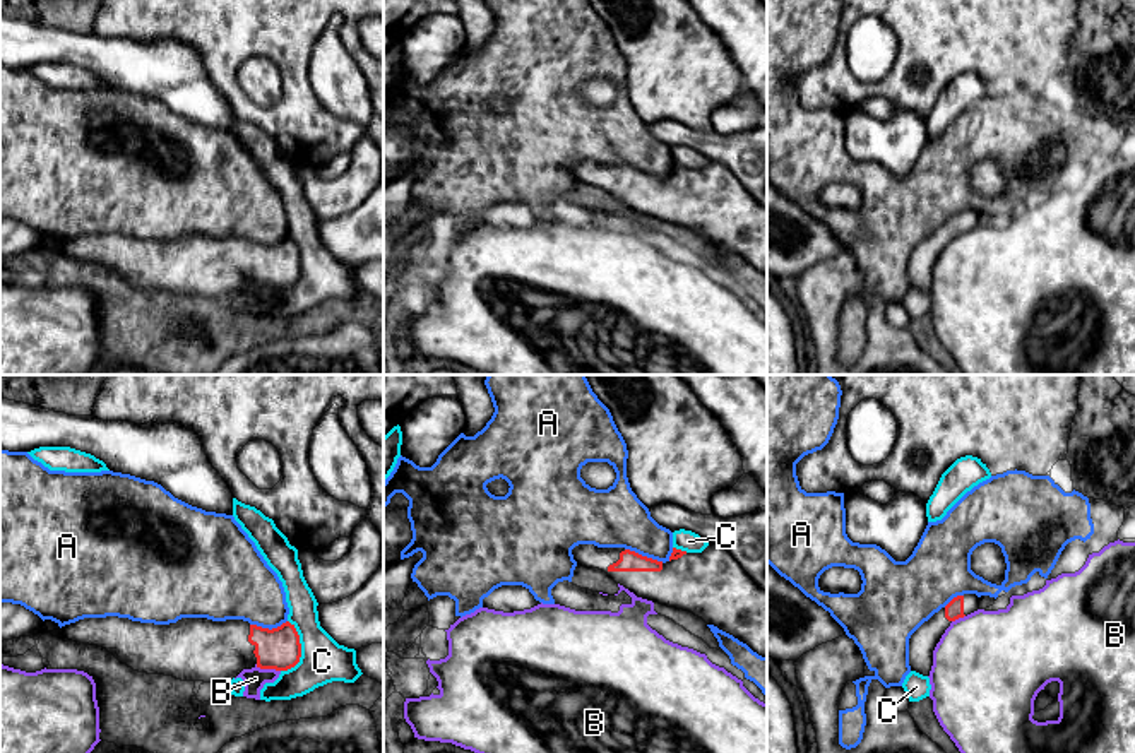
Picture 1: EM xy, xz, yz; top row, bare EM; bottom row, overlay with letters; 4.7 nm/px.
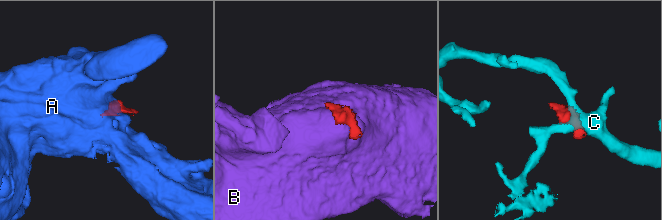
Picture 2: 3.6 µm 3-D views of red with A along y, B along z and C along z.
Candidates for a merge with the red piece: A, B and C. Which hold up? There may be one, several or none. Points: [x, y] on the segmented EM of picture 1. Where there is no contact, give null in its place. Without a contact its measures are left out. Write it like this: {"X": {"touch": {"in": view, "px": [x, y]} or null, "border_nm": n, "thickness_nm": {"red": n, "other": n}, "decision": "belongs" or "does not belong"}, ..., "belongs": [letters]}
{"A": {"touch": {"in": "xz", "px": [644, 557]}, "border_nm": 200, "thickness_nm": {"red": 100, "other": 280}, "decision": "does not belong"}, "B": {"touch": {"in": "xy", "px": [267, 668]}, "border_nm": 120, "thickness_nm": {"red": 200, "other": 100}, "decision": "does not belong"}, "C": {"touch": {"in": "xy", "px": [300, 649]}, "border_nm": 260, "thickness_nm": {"red": 200, "other": 220}, "decision": "does not belong"}, "belongs": []}

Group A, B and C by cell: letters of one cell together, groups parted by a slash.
A / B / C

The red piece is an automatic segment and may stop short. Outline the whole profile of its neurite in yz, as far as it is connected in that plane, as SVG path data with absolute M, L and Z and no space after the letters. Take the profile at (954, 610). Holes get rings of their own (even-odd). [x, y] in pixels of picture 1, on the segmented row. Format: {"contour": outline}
{"contour": "M976 594L954 597L945 608L924 621L909 638L909 666L923 676L930 676L933 650L952 621L979 609Z"}

